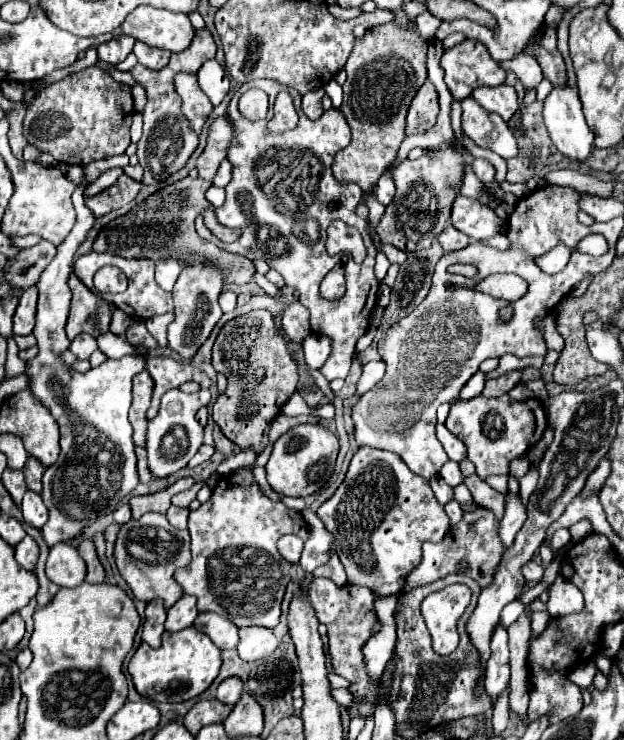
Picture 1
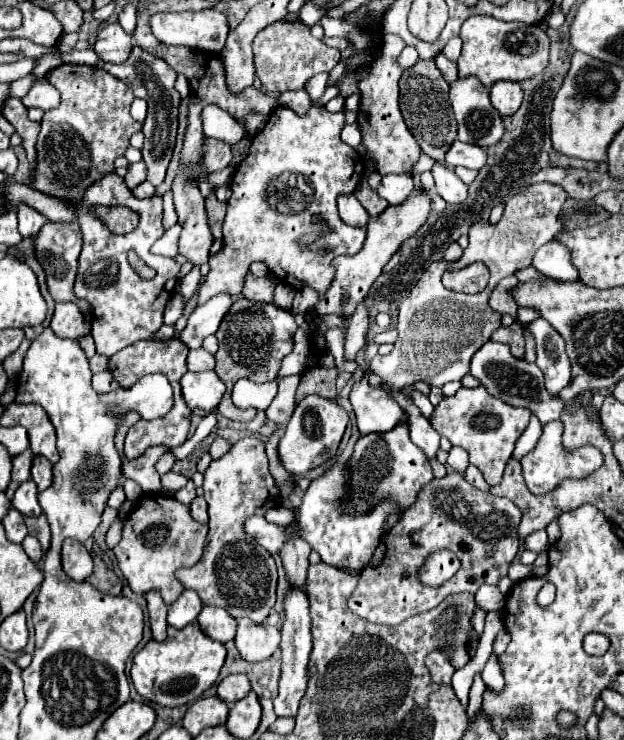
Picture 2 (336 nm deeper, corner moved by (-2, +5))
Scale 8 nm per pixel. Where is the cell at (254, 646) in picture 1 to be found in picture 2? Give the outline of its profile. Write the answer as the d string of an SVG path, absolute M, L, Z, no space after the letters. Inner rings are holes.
M240 619L234 643L240 655L246 655L246 661L264 661L280 647L280 629L266 623L258 625L248 619Z

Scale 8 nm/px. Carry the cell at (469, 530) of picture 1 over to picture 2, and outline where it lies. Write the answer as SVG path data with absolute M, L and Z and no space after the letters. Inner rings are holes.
M462 473L432 479L396 527L382 537L374 557L360 573L360 583L348 599L348 607L366 621L396 625L412 615L430 611L446 595L460 591L476 593L480 585L498 585L520 551L520 517L522 513L512 501L476 489ZM428 543L434 545L432 549L452 549L462 563L454 579L438 589L420 585L416 579L416 571L428 555Z

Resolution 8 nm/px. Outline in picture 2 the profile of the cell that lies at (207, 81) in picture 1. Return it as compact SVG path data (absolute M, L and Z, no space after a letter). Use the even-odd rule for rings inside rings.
M206 105L202 109L202 125L204 125L204 133L208 137L216 137L230 145L238 143L244 137L244 131L234 121L234 117L224 113L218 105Z

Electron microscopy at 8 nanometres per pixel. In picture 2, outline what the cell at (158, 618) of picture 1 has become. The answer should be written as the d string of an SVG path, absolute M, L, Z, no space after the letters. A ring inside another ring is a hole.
M148 591L146 593L146 601L148 601L148 613L150 613L150 625L152 625L152 637L156 641L164 641L166 639L166 629L168 629L168 621L166 621L166 603L160 597L160 591Z

